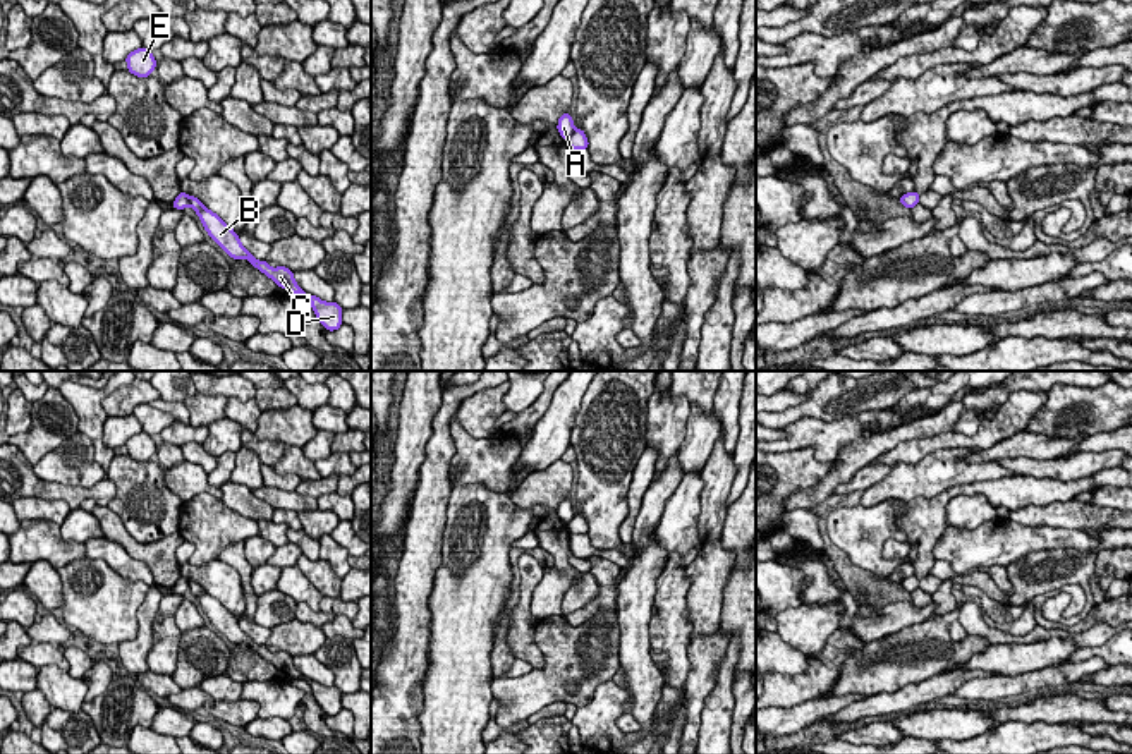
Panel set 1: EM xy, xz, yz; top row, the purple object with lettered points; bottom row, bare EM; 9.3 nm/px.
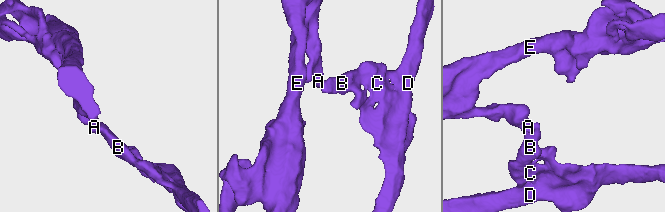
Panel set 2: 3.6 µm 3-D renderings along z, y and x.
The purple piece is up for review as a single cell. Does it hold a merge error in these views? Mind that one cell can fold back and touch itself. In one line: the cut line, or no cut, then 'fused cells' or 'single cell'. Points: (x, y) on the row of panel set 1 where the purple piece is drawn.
cut xz (574, 129), (566, 138); fused cells

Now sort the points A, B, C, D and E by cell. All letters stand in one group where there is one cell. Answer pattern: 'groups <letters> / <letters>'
groups A E / B C D

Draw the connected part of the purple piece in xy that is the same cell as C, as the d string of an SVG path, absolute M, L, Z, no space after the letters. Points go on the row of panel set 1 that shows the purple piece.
M189 196L189 206L198 213L204 230L210 237L234 259L247 259L254 268L270 277L278 287L290 290L292 294L304 294L313 306L313 311L320 323L328 330L338 330L342 325L342 307L333 302L325 302L316 295L306 294L294 280L294 271L285 266L271 268L266 261L258 261L240 244L239 235L230 228L218 215L210 211L198 198Z

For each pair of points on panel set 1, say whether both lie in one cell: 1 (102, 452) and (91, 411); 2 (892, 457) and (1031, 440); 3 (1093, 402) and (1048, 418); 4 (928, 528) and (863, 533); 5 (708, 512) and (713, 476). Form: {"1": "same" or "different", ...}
{"1": "same", "2": "different", "3": "same", "4": "same", "5": "same"}

